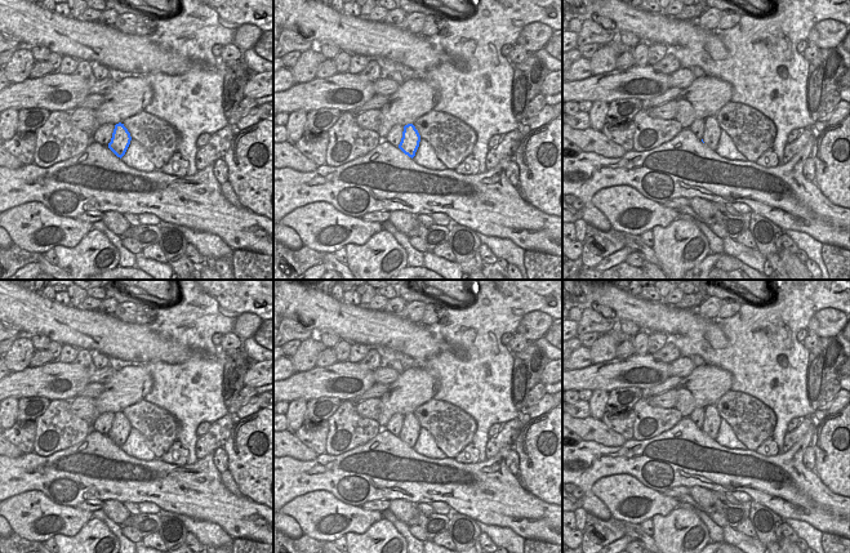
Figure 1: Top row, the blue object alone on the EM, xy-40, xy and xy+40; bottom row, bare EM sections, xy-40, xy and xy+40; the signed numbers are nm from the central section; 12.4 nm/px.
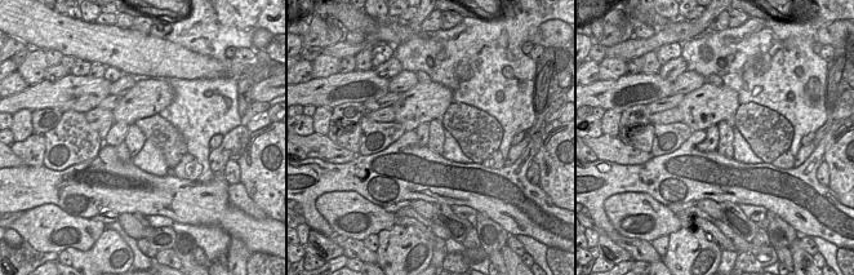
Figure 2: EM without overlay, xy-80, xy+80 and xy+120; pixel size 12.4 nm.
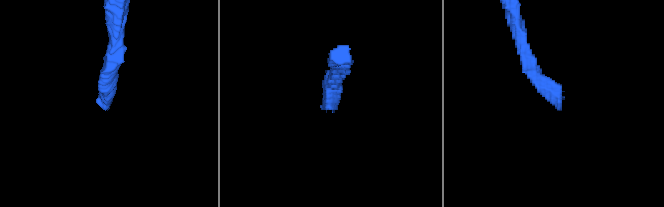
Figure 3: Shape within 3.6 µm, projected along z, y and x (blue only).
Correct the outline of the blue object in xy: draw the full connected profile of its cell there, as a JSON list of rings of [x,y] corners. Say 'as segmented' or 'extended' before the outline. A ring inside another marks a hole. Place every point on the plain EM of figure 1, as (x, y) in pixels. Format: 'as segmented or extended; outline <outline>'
as segmented; outline [[[413,412],[405,414],[399,437],[405,443],[413,447],[419,436],[419,431],[420,431],[420,424],[418,419],[415,418],[415,415]]]

